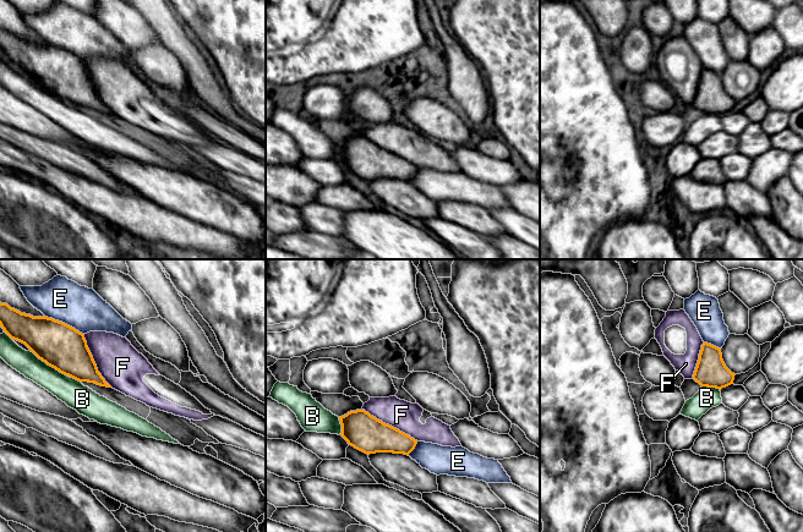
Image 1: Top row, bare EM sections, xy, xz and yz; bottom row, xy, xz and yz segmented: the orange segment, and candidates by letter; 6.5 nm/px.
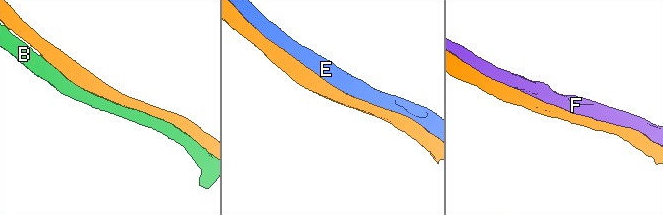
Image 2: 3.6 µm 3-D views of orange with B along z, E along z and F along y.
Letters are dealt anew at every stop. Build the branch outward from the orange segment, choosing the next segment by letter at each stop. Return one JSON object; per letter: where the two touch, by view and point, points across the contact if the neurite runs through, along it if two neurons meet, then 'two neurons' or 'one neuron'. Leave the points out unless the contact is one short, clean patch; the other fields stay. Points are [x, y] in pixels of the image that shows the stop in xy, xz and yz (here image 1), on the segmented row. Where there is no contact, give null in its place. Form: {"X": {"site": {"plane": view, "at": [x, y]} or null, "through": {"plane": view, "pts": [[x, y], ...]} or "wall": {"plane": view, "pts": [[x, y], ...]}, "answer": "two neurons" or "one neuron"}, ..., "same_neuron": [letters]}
{"B": {"site": {"plane": "xy", "at": [48, 365]}, "answer": "two neurons"}, "E": {"site": {"plane": "xy", "at": [64, 323]}, "answer": "two neurons"}, "F": {"site": {"plane": "xz", "at": [391, 426]}, "answer": "two neurons"}, "same_neuron": []}

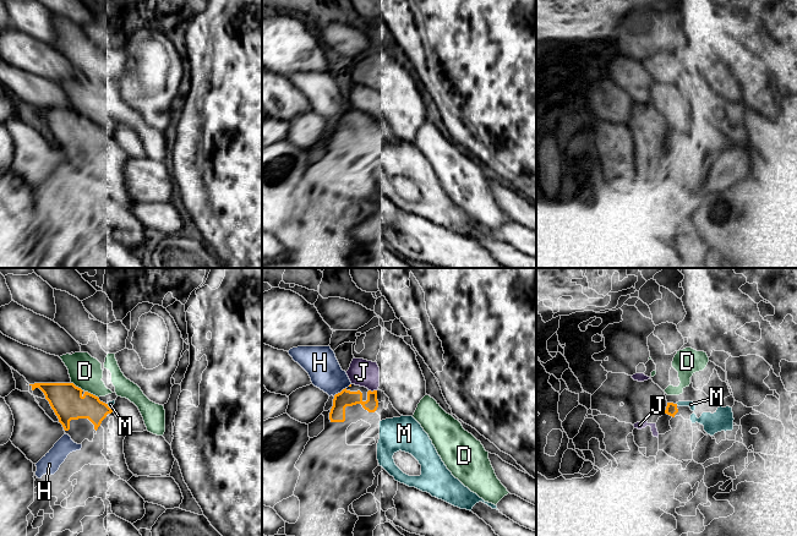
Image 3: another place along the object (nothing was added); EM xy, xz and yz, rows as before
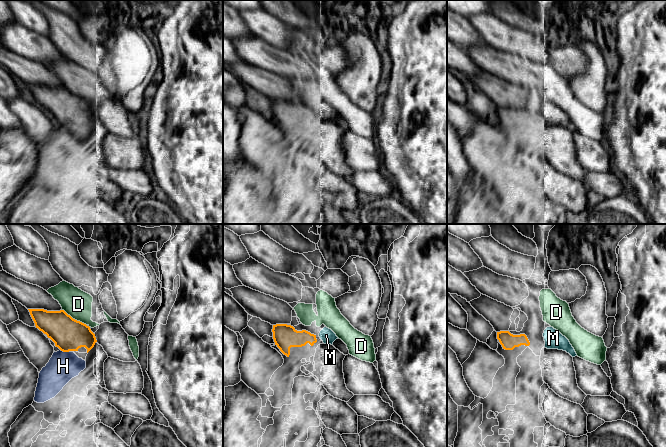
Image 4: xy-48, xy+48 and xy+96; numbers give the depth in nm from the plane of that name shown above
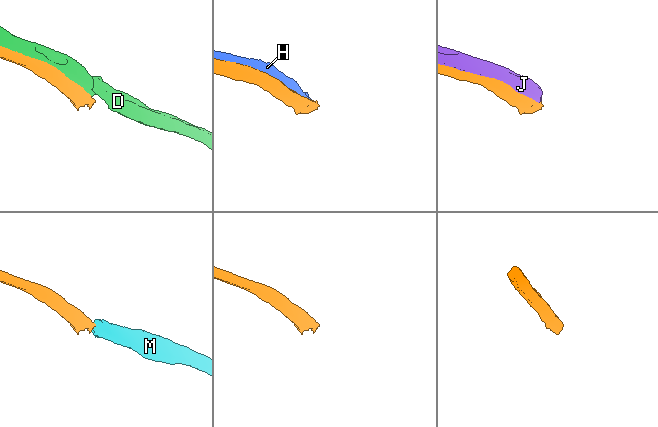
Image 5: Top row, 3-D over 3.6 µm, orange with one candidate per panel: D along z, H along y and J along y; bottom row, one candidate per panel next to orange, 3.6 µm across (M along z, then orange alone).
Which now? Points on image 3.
{"D": {"site": {"plane": "xy", "at": [92, 394]}, "answer": "two neurons"}, "H": {"site": {"plane": "xz", "at": [340, 392]}, "answer": "two neurons"}, "J": {"site": {"plane": "xz", "at": [374, 390]}, "answer": "two neurons"}, "M": {"site": {"plane": "xy", "at": [108, 406]}, "answer": "one neuron"}, "same_neuron": ["M"]}

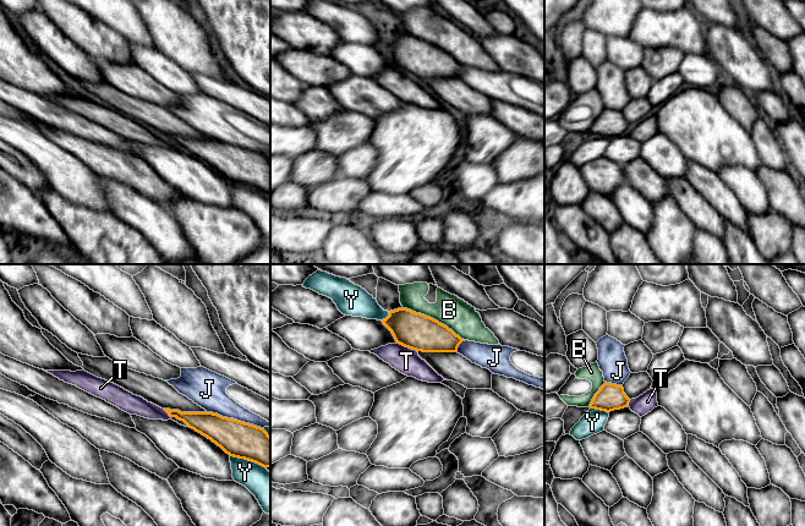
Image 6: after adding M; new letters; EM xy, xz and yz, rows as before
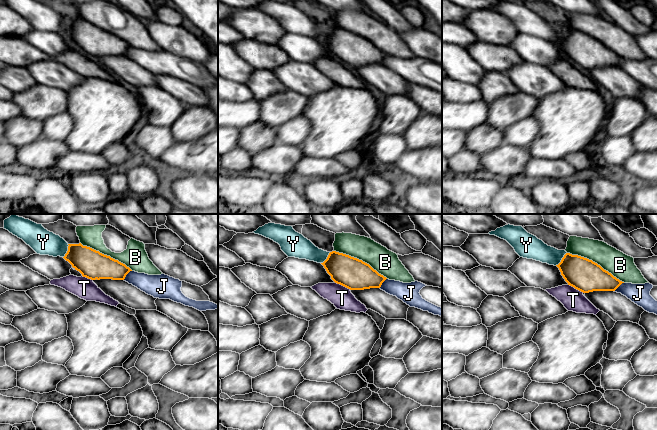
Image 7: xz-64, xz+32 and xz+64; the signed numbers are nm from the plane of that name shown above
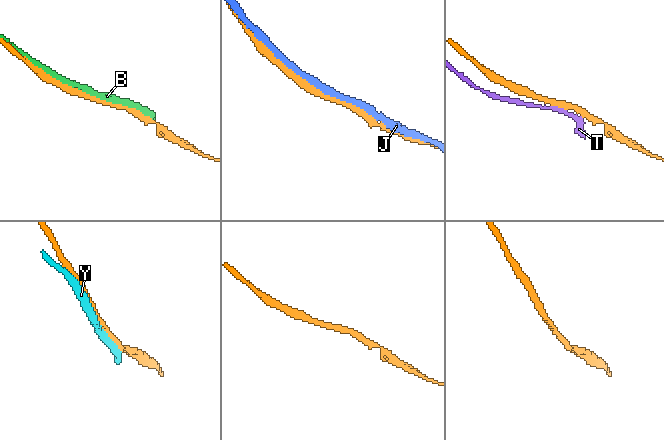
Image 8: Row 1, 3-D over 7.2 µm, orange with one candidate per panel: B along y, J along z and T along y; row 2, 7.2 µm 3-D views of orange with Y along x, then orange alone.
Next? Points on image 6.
{"B": {"site": {"plane": "xz", "at": [434, 319]}, "answer": "two neurons"}, "J": {"site": {"plane": "xy", "at": [235, 420]}, "answer": "two neurons"}, "T": {"site": {"plane": "xz", "at": [408, 346]}, "wall": {"plane": "xz", "pts": [[398, 343], [416, 351]]}, "answer": "two neurons"}, "Y": {"site": {"plane": "xy", "at": [247, 459]}, "answer": "two neurons"}, "same_neuron": []}

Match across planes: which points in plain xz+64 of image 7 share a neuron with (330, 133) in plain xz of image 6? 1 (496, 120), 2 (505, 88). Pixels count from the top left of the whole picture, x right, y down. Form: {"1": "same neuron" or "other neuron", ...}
{"1": "same neuron", "2": "other neuron"}

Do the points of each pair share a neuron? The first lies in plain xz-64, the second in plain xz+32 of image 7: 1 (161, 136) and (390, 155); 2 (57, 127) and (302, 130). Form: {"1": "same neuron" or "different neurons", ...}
{"1": "same neuron", "2": "same neuron"}

